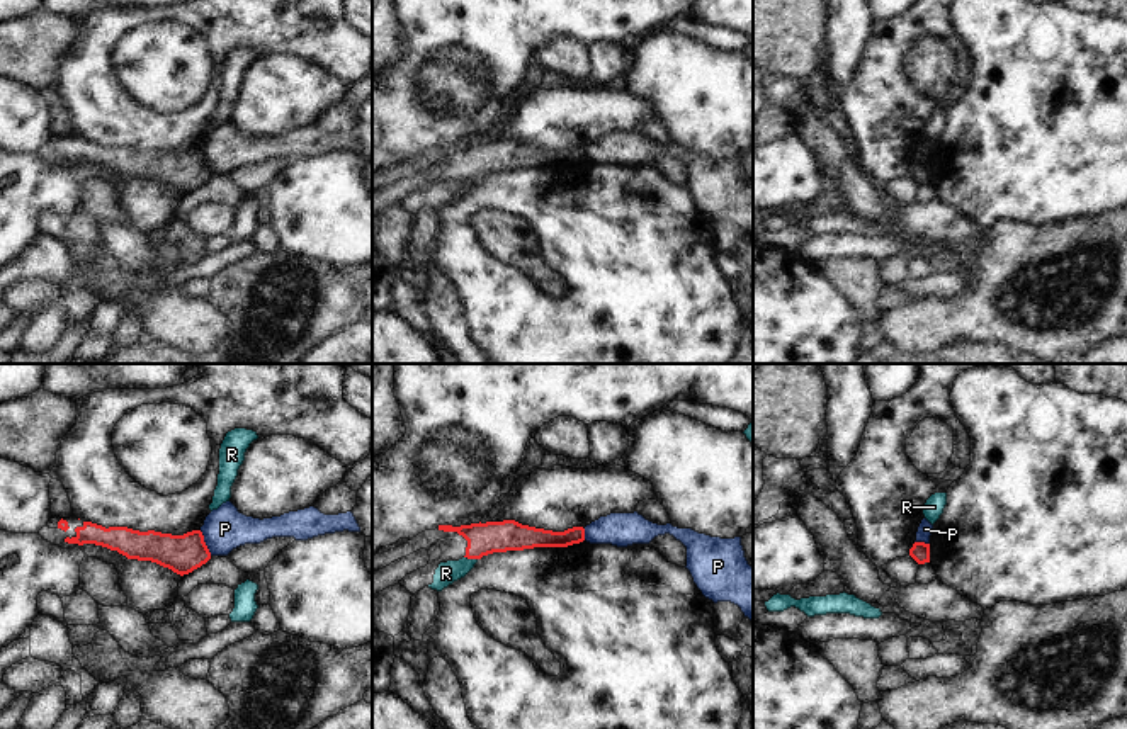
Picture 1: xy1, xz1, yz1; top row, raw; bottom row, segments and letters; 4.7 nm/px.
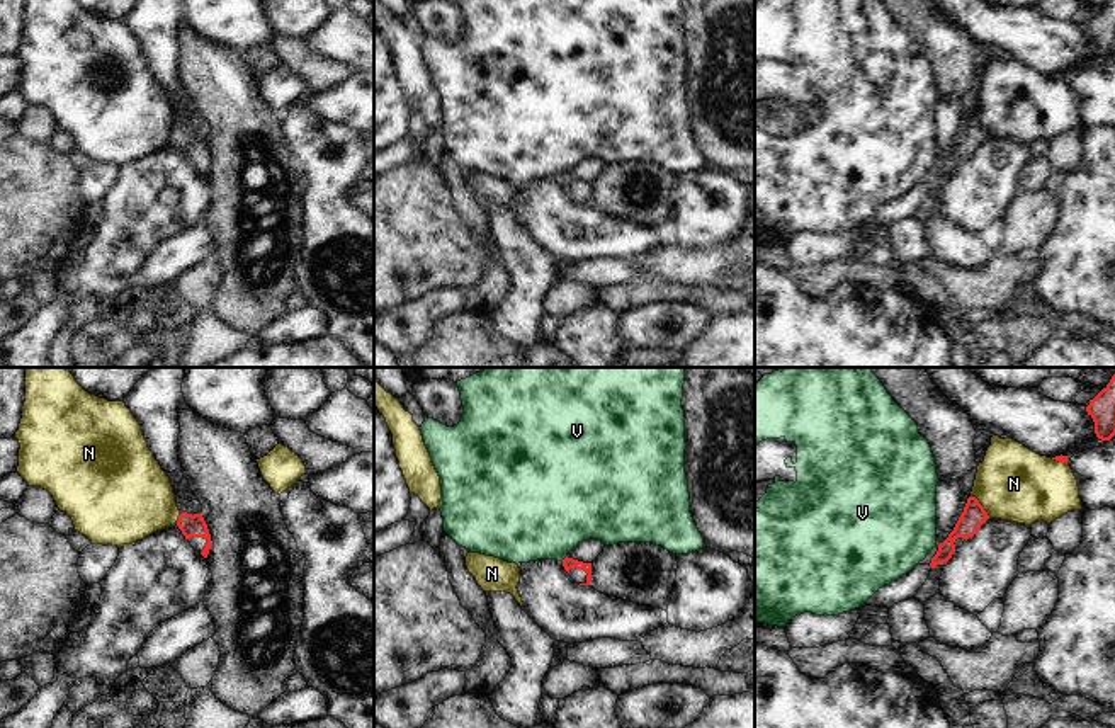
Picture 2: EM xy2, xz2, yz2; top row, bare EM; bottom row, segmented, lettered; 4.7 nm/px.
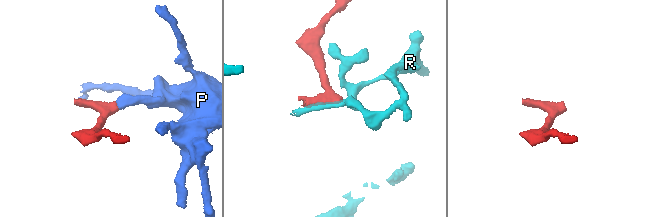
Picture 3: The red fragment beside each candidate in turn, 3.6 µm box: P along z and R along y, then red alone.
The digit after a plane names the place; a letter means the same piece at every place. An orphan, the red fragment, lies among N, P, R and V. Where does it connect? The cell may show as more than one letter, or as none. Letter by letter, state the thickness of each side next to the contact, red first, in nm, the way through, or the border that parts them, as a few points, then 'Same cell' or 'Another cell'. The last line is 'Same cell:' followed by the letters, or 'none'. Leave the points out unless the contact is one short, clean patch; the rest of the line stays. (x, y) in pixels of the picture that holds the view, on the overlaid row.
N: Thickness 110 nm (red) against 360 nm. Another cell
P: Thickness 180 nm (red) against 200 nm. Boundary: xy1 (199, 531), (211, 554). Another cell
R: Thickness 150 nm (red) against 100 nm. Boundary: xz1 (464, 556), (476, 559). Another cell
V: Thickness 60 nm (red) against 460 nm. Boundary: xz2 (566, 555), (561, 560). Another cell
Same cell: none.

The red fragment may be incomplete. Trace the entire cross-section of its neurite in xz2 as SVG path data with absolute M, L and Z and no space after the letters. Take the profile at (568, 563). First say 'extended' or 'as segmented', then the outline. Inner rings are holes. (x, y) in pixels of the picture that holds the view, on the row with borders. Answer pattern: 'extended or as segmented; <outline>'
extended; M566 556L563 560L563 566L576 583L590 585L591 577L593 577L591 575L591 563L583 563L583 561Z

